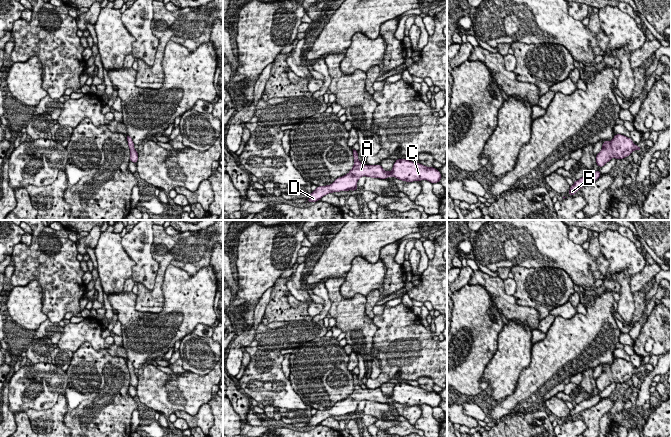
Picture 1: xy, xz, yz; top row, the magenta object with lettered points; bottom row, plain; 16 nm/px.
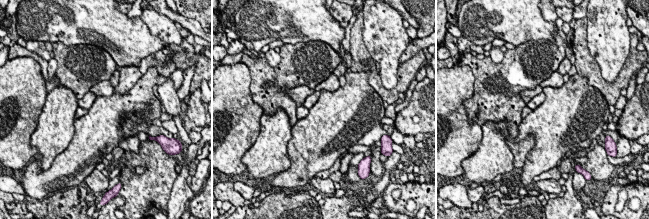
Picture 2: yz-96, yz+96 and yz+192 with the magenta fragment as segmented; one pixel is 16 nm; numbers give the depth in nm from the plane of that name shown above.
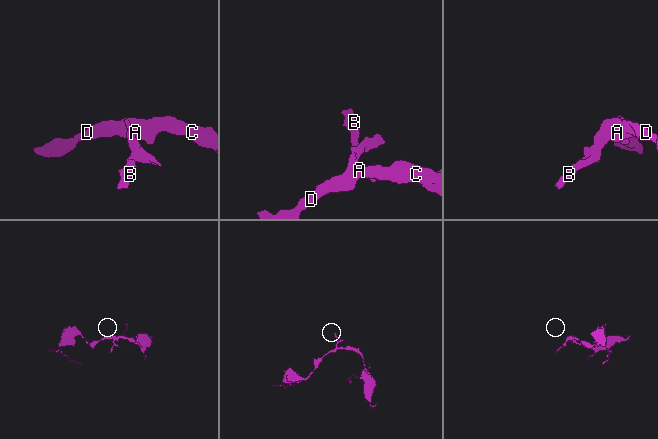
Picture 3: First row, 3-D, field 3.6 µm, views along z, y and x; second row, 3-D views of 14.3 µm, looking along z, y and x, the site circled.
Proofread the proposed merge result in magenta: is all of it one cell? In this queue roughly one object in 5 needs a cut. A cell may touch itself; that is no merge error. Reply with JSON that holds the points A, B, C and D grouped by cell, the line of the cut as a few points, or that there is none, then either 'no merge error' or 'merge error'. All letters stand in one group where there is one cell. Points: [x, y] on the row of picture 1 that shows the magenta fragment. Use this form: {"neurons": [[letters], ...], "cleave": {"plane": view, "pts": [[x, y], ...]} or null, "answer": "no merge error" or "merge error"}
{"neurons": [["A", "B", "C", "D"]], "cleave": null, "answer": "no merge error"}

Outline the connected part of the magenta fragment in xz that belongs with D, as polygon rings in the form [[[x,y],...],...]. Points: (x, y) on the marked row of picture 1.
[[[353,149],[354,165],[348,174],[336,178],[335,181],[326,186],[318,186],[311,192],[309,202],[317,202],[323,196],[340,191],[356,191],[357,182],[360,177],[366,176],[371,178],[387,179],[389,176],[396,179],[413,182],[427,180],[430,183],[439,183],[442,178],[441,173],[434,167],[427,167],[420,163],[415,163],[406,159],[397,159],[390,172],[385,171],[380,164],[362,165],[358,160],[358,151]]]

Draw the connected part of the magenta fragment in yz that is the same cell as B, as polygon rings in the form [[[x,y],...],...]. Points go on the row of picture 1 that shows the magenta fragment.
[[[595,171],[593,173],[591,173],[588,176],[583,176],[582,178],[580,178],[579,180],[574,181],[574,184],[572,186],[570,186],[570,190],[568,192],[568,194],[570,196],[575,195],[575,193],[582,188],[585,185],[589,185],[592,182],[595,182],[602,174],[600,173],[600,171]]]

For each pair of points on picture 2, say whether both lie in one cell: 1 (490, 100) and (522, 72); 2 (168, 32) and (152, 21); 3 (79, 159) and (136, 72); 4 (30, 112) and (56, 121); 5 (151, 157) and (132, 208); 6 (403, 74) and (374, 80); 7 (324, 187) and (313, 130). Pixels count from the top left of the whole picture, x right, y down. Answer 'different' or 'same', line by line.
1: same
2: same
3: different
4: different
5: same
6: same
7: different

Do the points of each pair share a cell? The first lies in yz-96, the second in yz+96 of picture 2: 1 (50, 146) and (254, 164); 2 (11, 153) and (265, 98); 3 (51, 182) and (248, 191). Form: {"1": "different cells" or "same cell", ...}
{"1": "same cell", "2": "different cells", "3": "different cells"}

